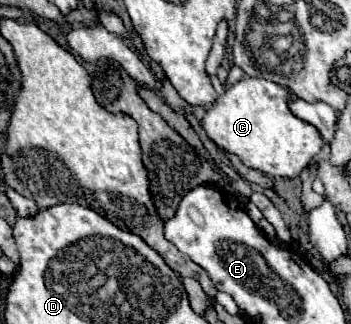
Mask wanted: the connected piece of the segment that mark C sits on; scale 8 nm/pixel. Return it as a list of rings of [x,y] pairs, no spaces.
[[[246,77],[228,87],[208,109],[200,121],[206,135],[226,153],[236,155],[246,167],[258,169],[268,177],[296,179],[322,147],[316,127],[292,115],[286,105],[288,89],[258,77]]]

